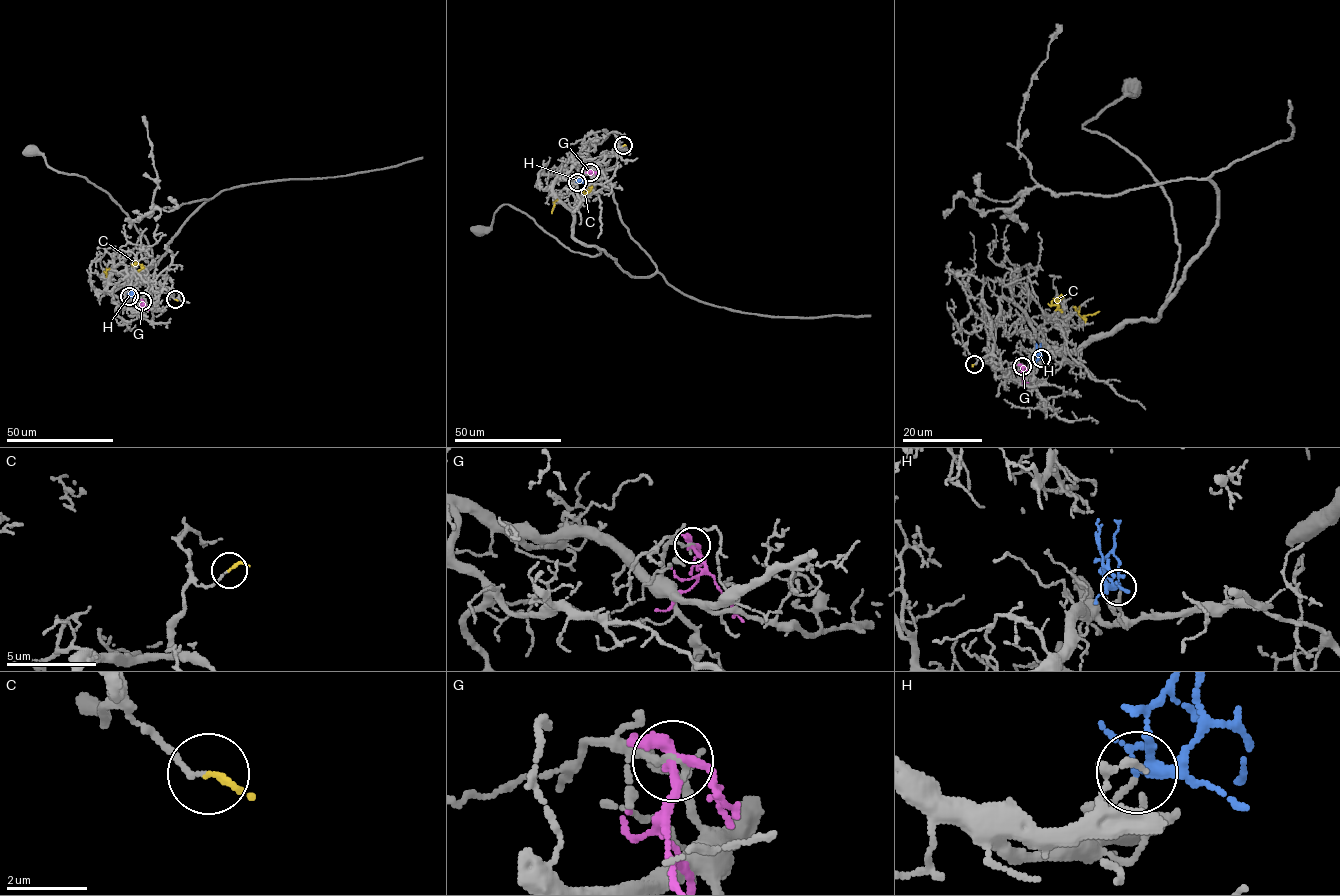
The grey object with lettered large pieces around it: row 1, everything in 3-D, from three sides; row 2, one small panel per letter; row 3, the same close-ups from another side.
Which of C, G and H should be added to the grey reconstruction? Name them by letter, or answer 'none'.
H

